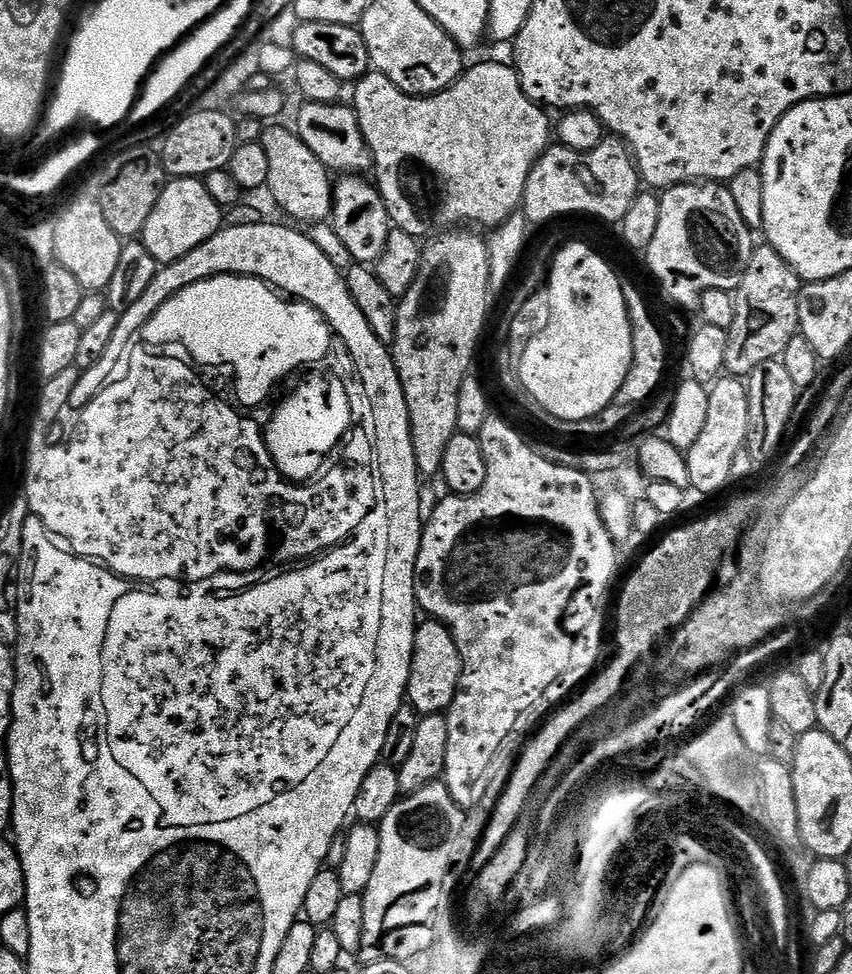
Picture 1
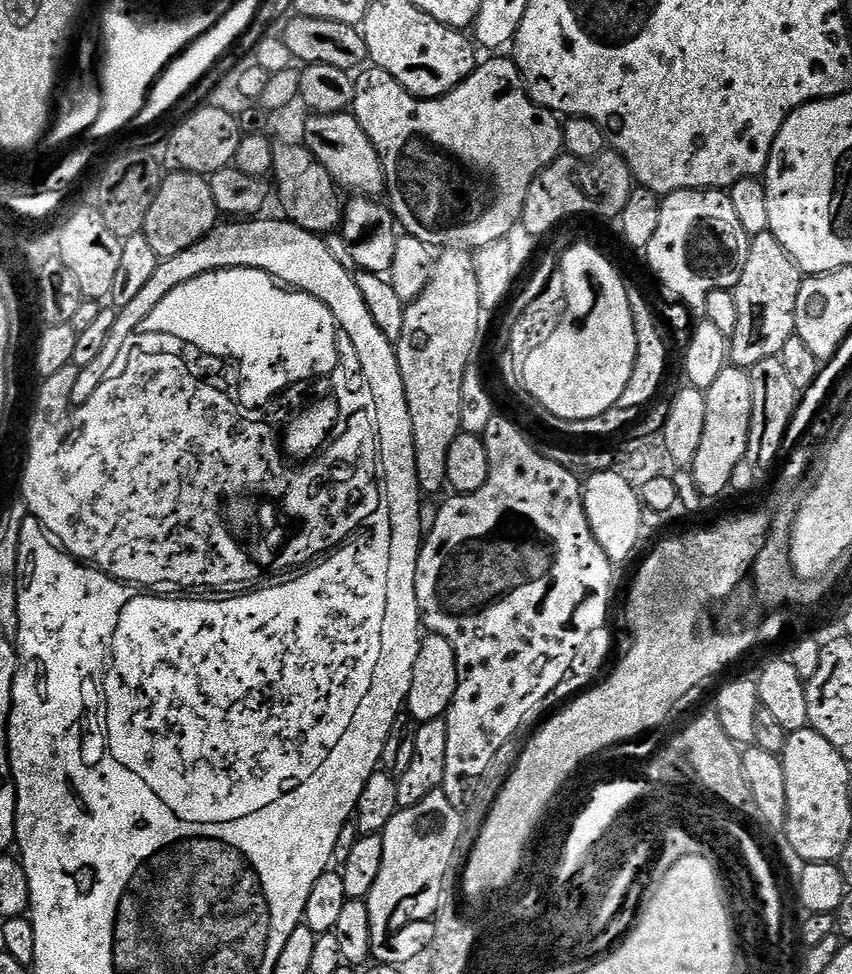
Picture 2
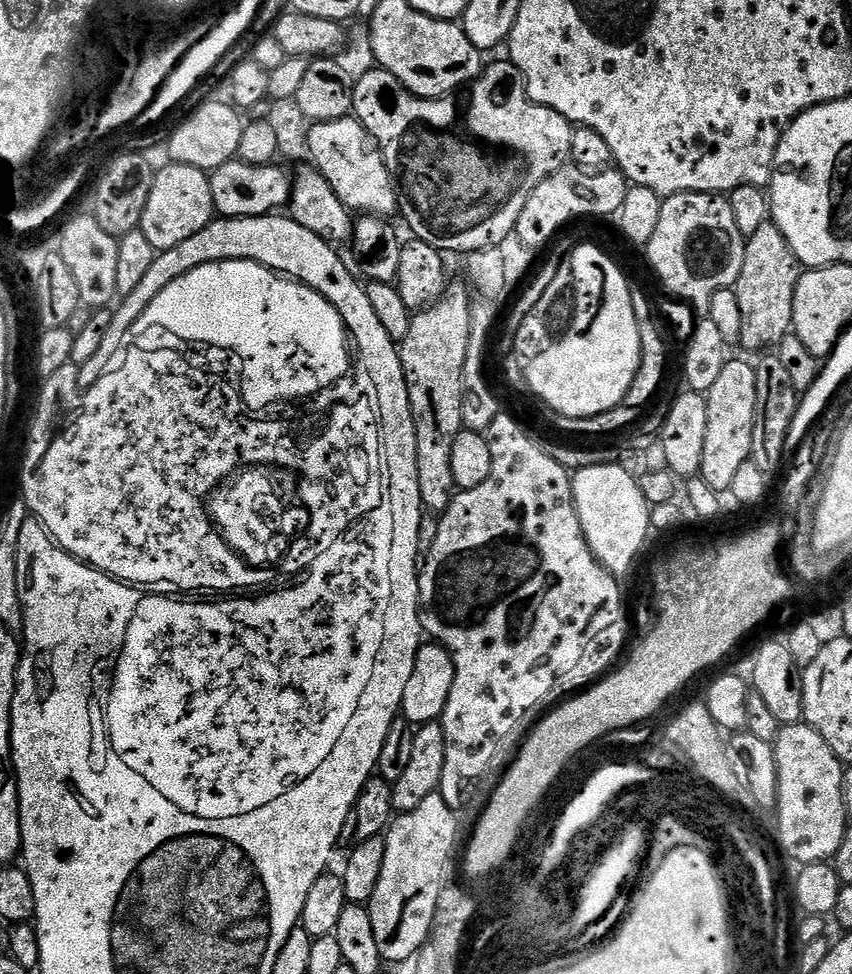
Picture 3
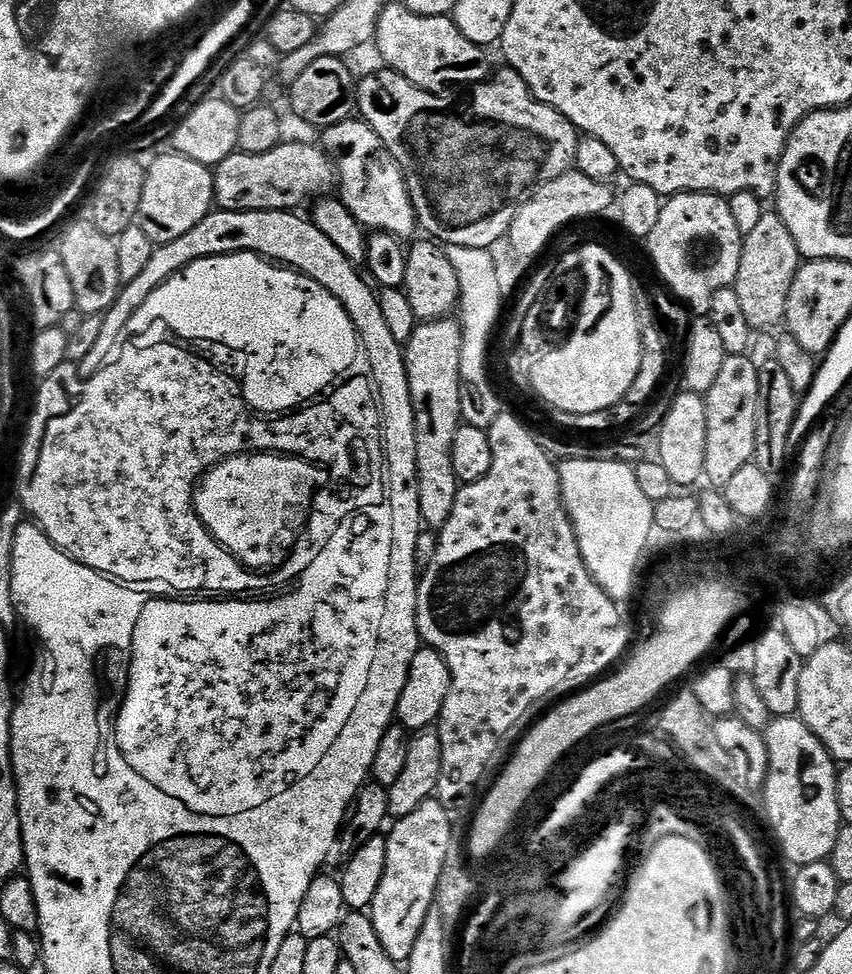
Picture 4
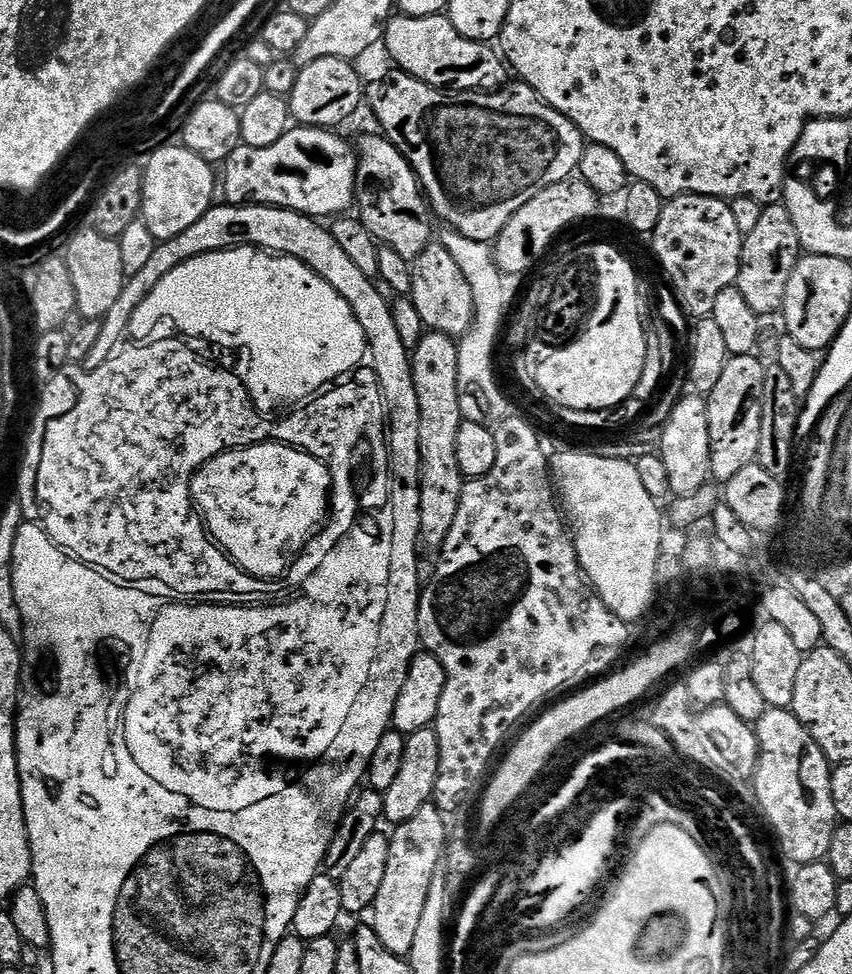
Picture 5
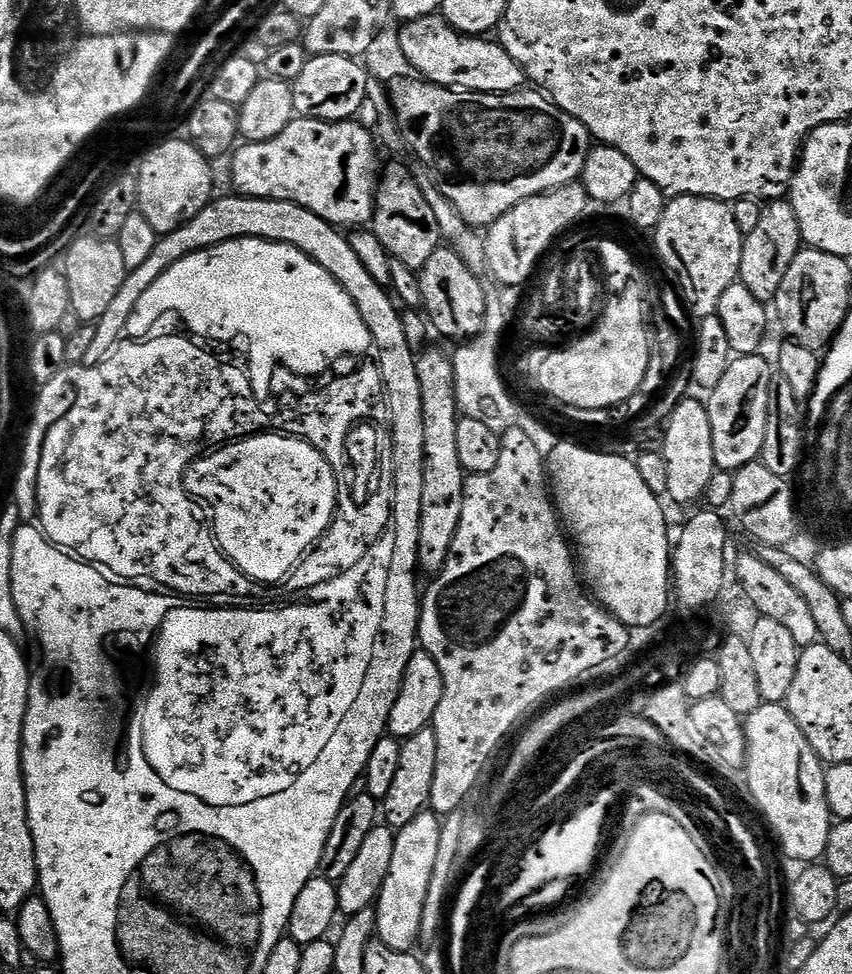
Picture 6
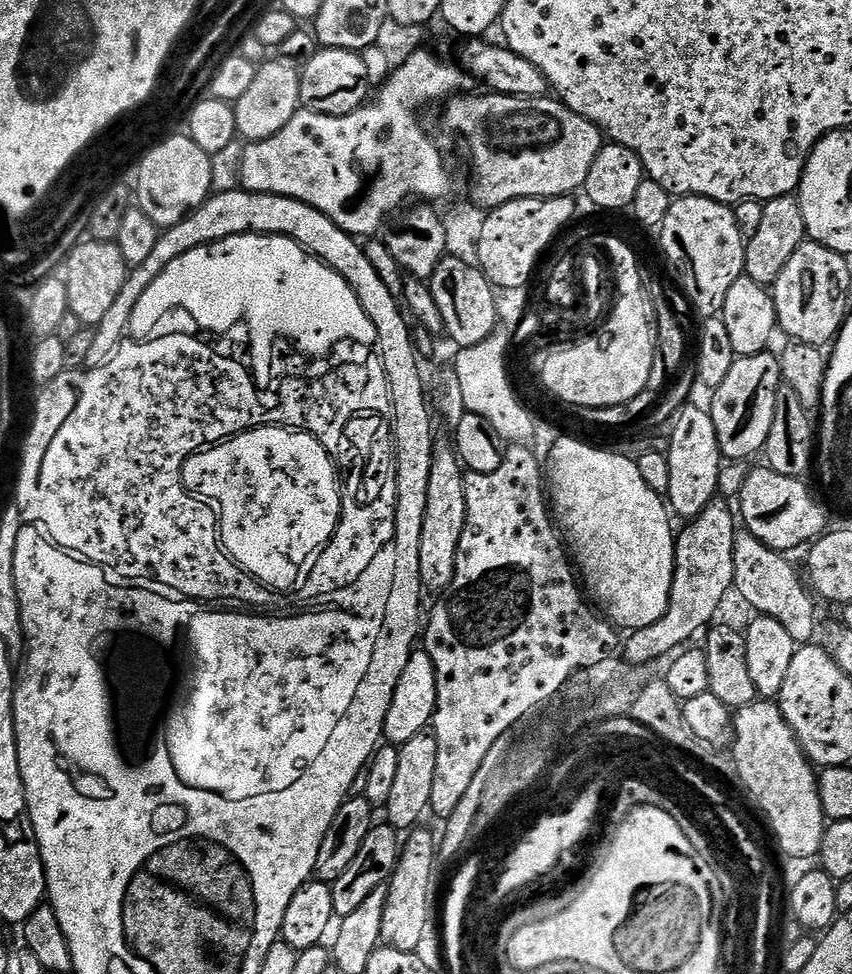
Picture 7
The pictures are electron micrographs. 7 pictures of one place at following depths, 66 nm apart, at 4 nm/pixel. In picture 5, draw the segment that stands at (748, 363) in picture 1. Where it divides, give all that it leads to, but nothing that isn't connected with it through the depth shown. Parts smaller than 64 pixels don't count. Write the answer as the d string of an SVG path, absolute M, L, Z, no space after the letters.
M783 202L765 204L762 218L756 223L755 229L744 237L740 273L734 285L742 290L746 302L760 317L768 318L771 312L779 313L783 309L786 285L790 283L790 274L794 274L794 266L798 266L801 255L798 230L794 230L794 218L790 218L790 210Z

